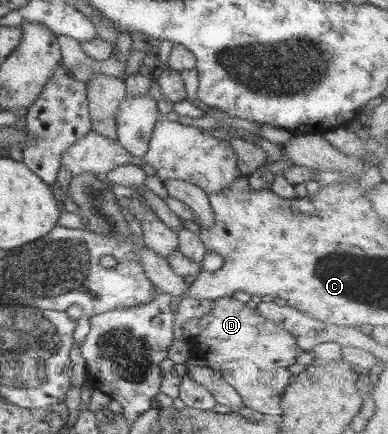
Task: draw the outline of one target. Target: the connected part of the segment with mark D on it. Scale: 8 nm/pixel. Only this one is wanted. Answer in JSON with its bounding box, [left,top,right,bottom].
[190,296,299,417]

